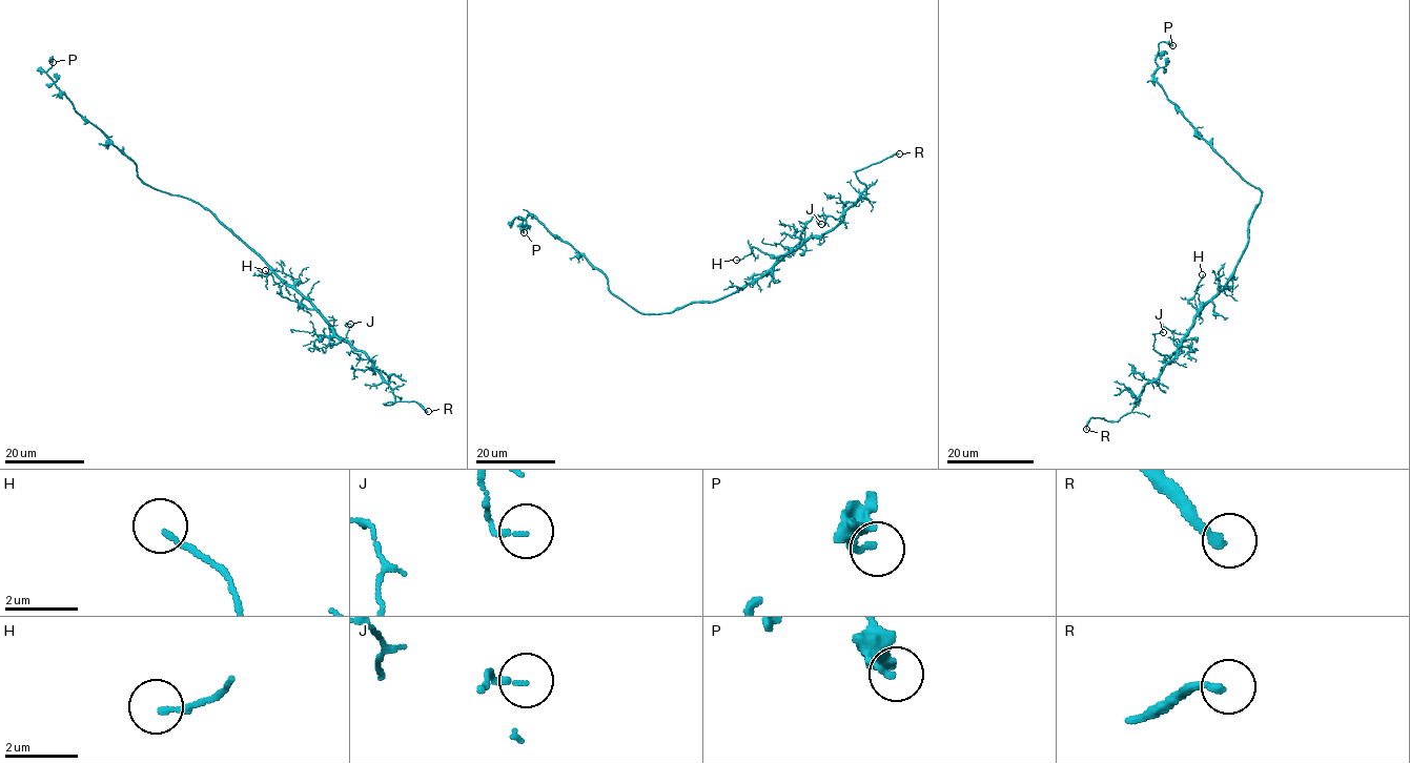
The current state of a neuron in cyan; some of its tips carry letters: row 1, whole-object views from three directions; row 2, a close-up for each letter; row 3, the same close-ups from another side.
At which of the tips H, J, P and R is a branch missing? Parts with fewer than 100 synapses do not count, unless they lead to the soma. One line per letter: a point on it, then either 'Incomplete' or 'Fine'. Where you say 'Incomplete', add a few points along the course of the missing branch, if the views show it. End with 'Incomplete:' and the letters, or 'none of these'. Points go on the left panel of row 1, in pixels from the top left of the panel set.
H: Place: (265, 270). Fine
J: Place: (350, 324). Fine
P: Place: (53, 62). Fine
R: Place: (428, 411). Incomplete. Course of what is missing: (428, 411), (430, 428), (447, 436)
Incomplete: R

